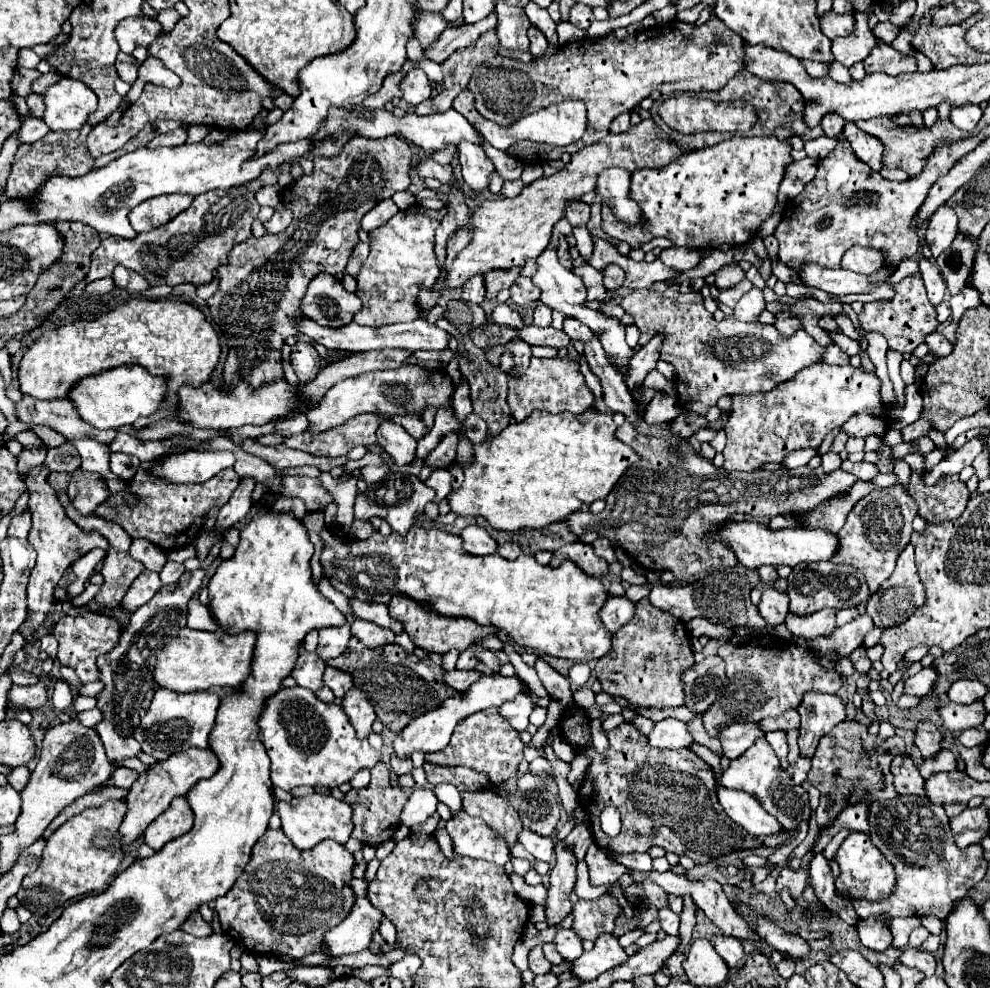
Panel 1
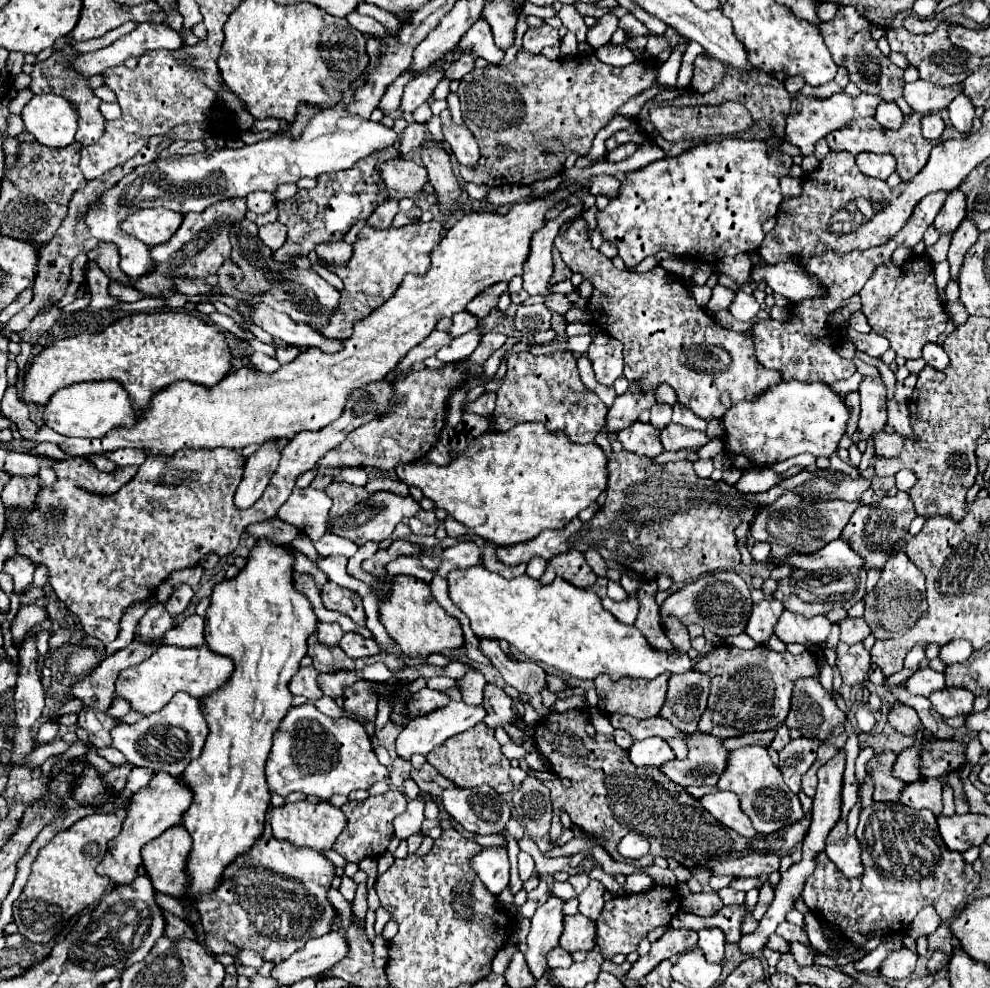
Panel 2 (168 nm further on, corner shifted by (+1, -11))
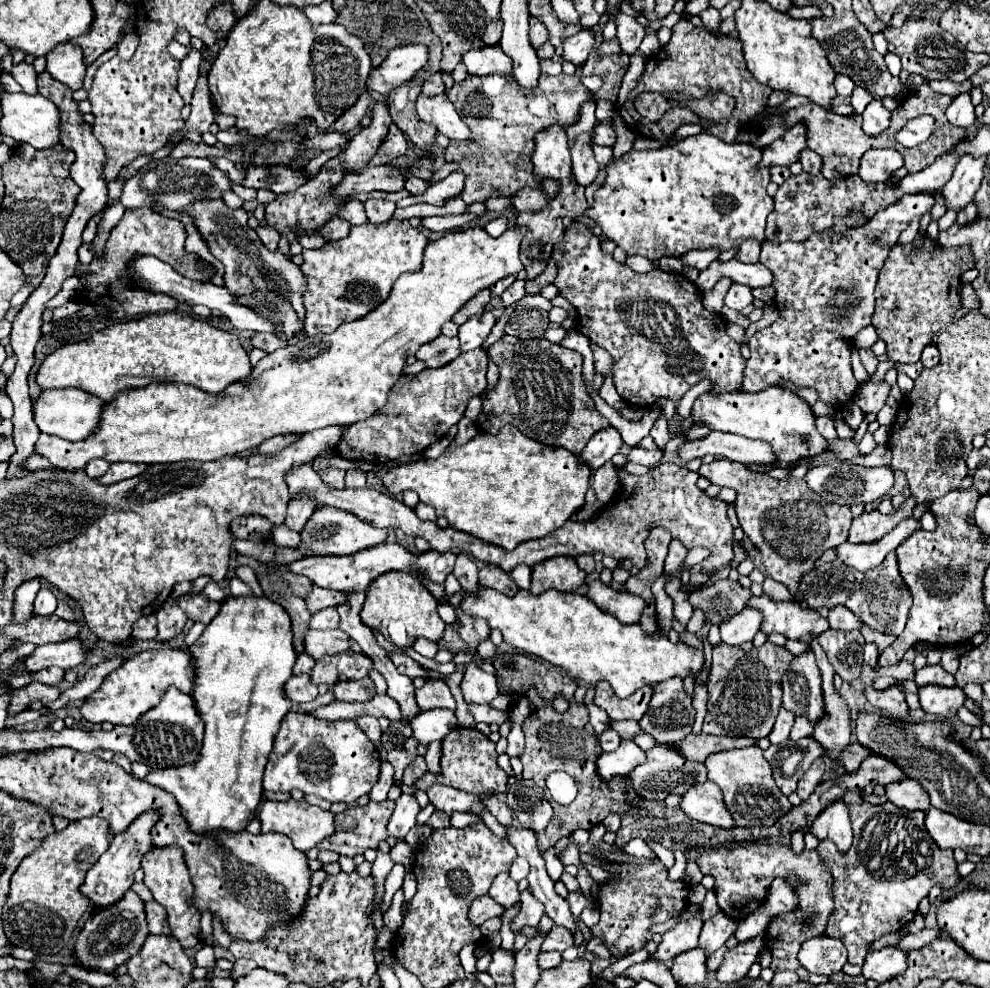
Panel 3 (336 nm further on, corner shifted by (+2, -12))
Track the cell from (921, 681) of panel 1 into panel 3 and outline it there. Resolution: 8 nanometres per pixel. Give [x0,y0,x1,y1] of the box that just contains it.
[915,666,955,686]

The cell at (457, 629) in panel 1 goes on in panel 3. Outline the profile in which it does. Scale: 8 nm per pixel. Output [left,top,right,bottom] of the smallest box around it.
[361,572,445,650]

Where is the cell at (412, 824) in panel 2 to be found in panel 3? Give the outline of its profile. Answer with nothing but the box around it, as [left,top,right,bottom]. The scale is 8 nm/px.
[387,794,419,840]

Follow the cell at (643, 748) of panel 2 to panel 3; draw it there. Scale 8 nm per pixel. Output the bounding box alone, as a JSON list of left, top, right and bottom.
[597,740,647,780]

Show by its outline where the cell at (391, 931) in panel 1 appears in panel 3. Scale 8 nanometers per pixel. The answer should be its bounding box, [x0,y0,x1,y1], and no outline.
[383,889,404,930]

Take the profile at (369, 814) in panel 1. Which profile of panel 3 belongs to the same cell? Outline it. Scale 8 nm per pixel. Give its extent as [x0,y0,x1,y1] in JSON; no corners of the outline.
[317,800,395,858]

